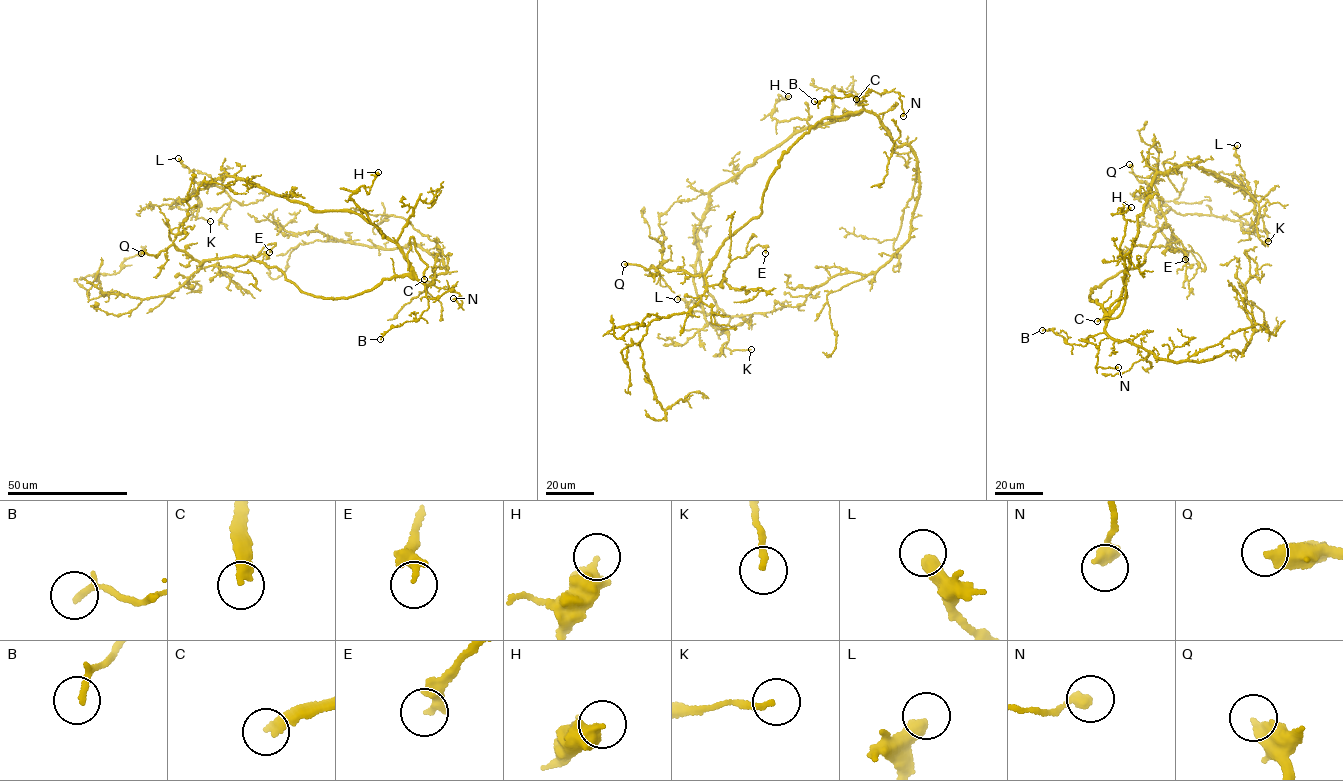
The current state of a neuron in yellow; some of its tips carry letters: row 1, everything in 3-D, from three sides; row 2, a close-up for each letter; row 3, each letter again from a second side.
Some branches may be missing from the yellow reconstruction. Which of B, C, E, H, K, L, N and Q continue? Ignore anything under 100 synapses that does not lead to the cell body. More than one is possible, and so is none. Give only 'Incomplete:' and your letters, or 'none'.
Incomplete: C, Q

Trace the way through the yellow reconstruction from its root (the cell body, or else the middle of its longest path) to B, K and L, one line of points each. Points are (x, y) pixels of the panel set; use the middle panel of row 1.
B: (804, 134), (823, 119), (864, 110), (862, 101), (866, 101), (852, 95), (814, 101)
K: (804, 134), (848, 114), (792, 134), (717, 187), (697, 233), (706, 321), (728, 332), (727, 348), (751, 349)
L: (804, 134), (823, 119), (848, 114), (792, 134), (712, 191), (697, 236), (717, 311), (677, 299)

